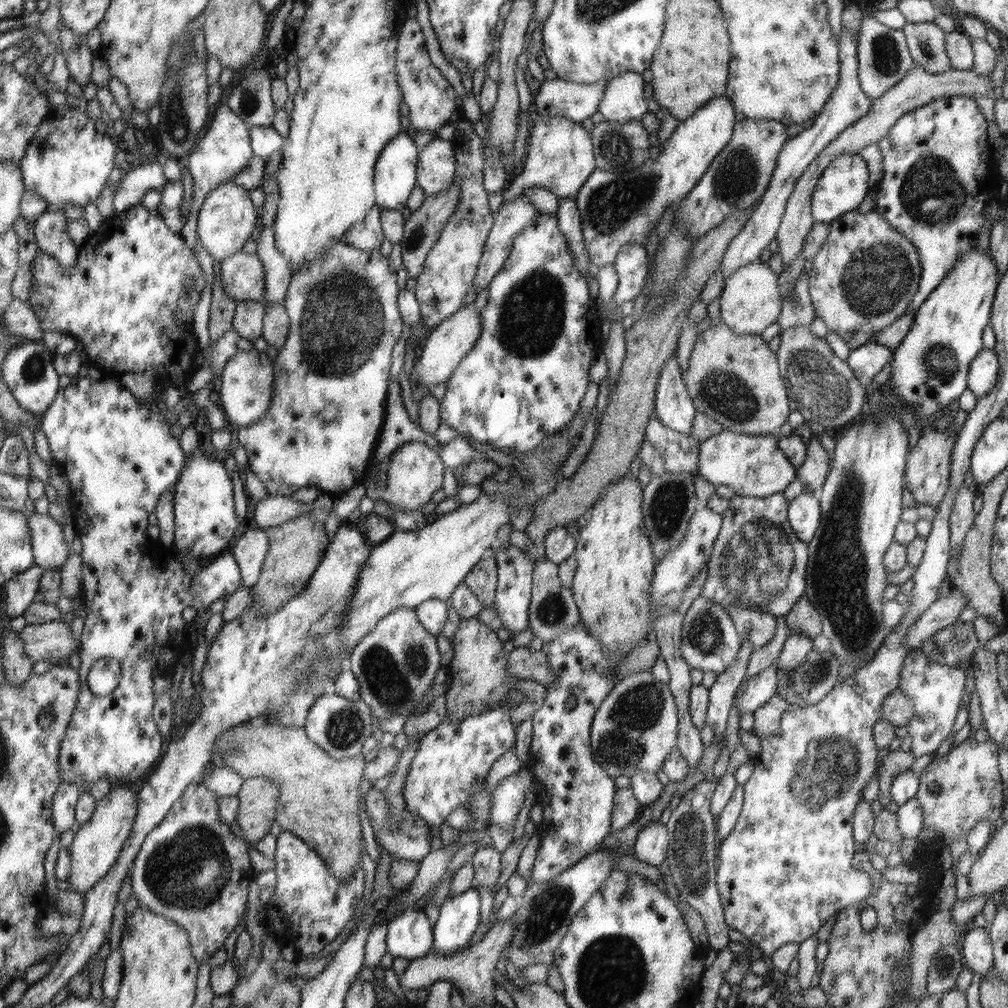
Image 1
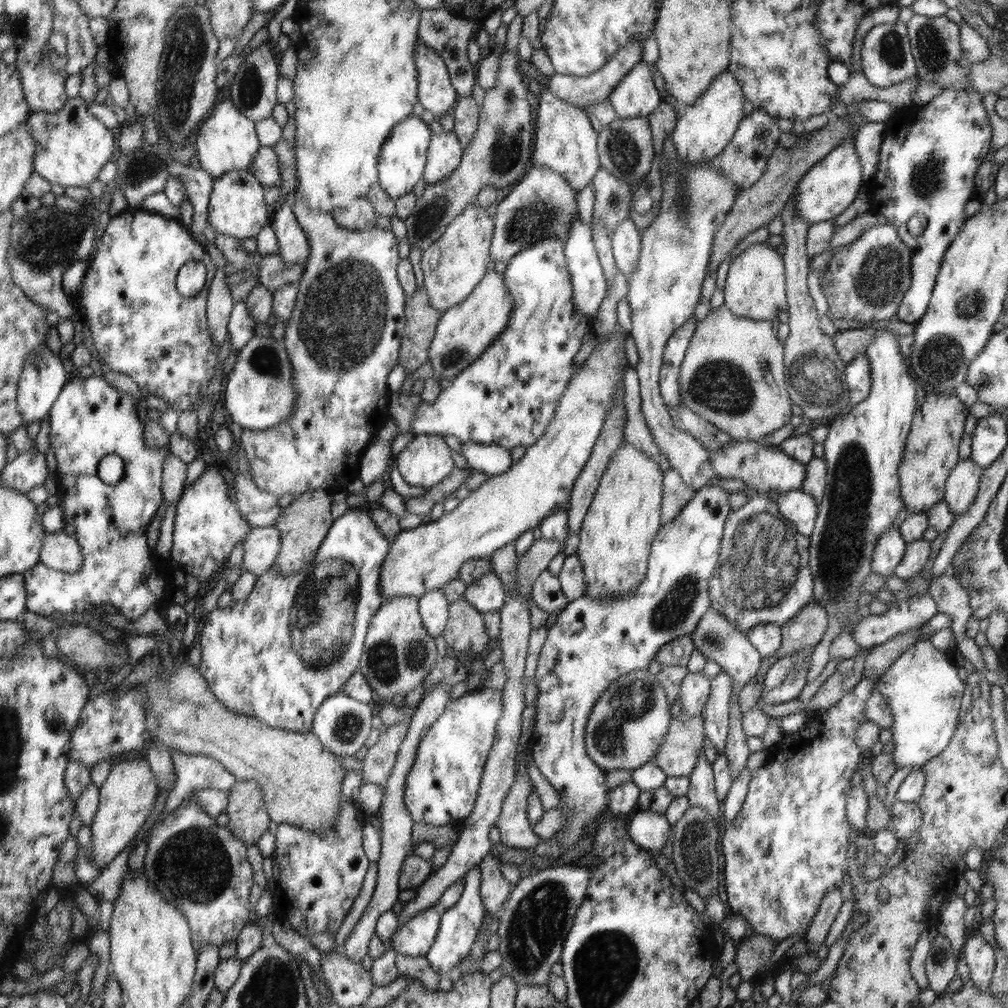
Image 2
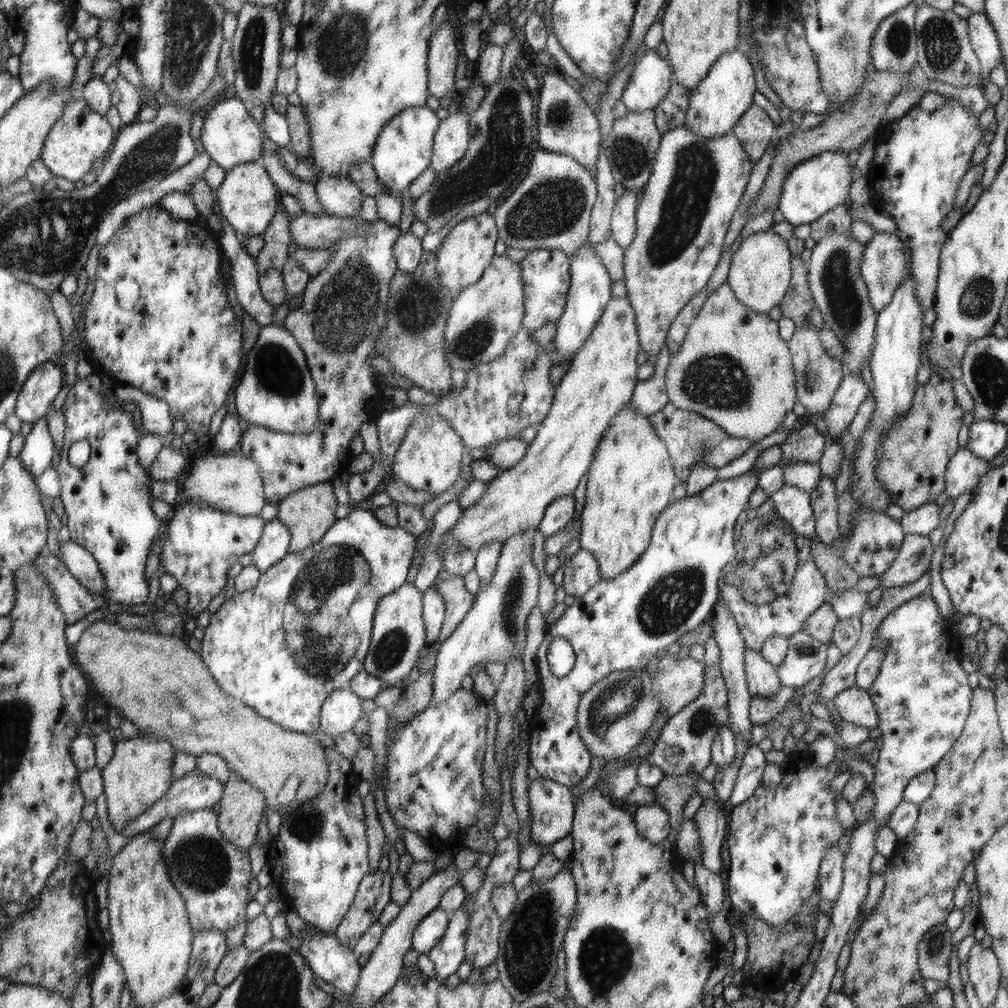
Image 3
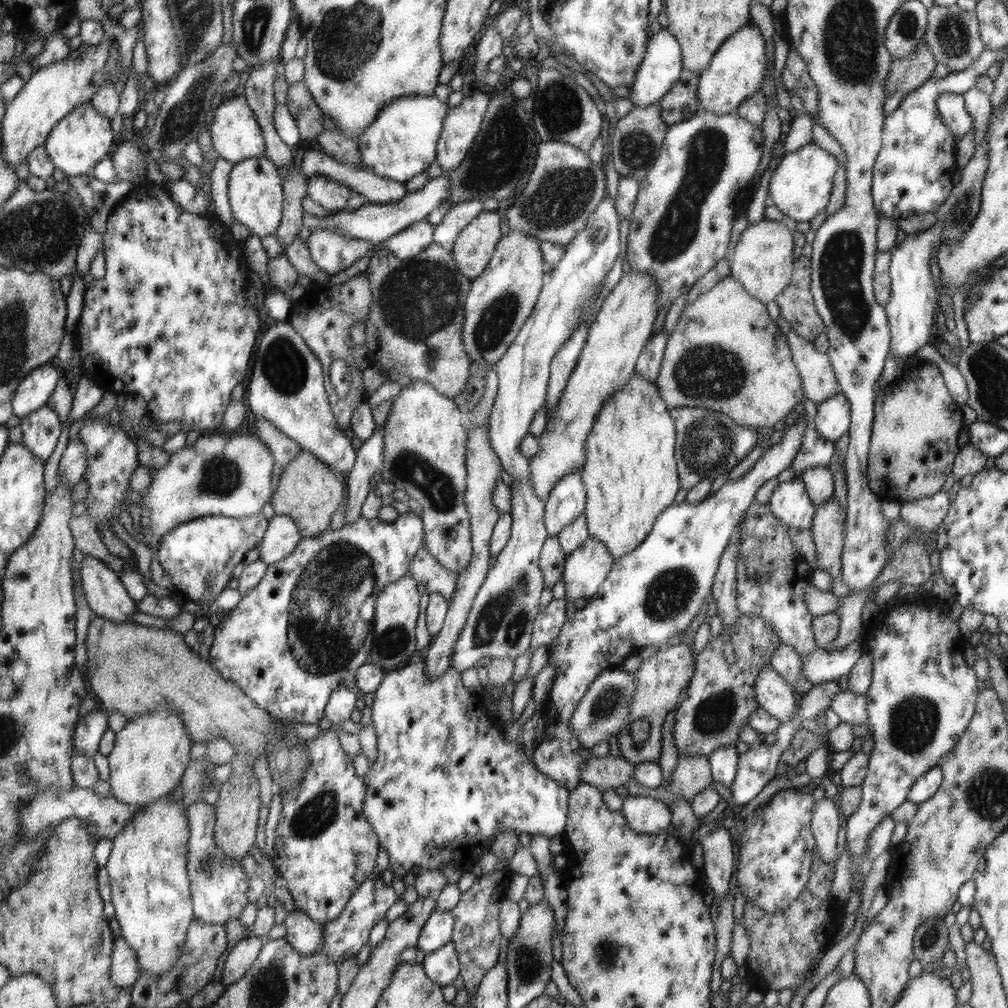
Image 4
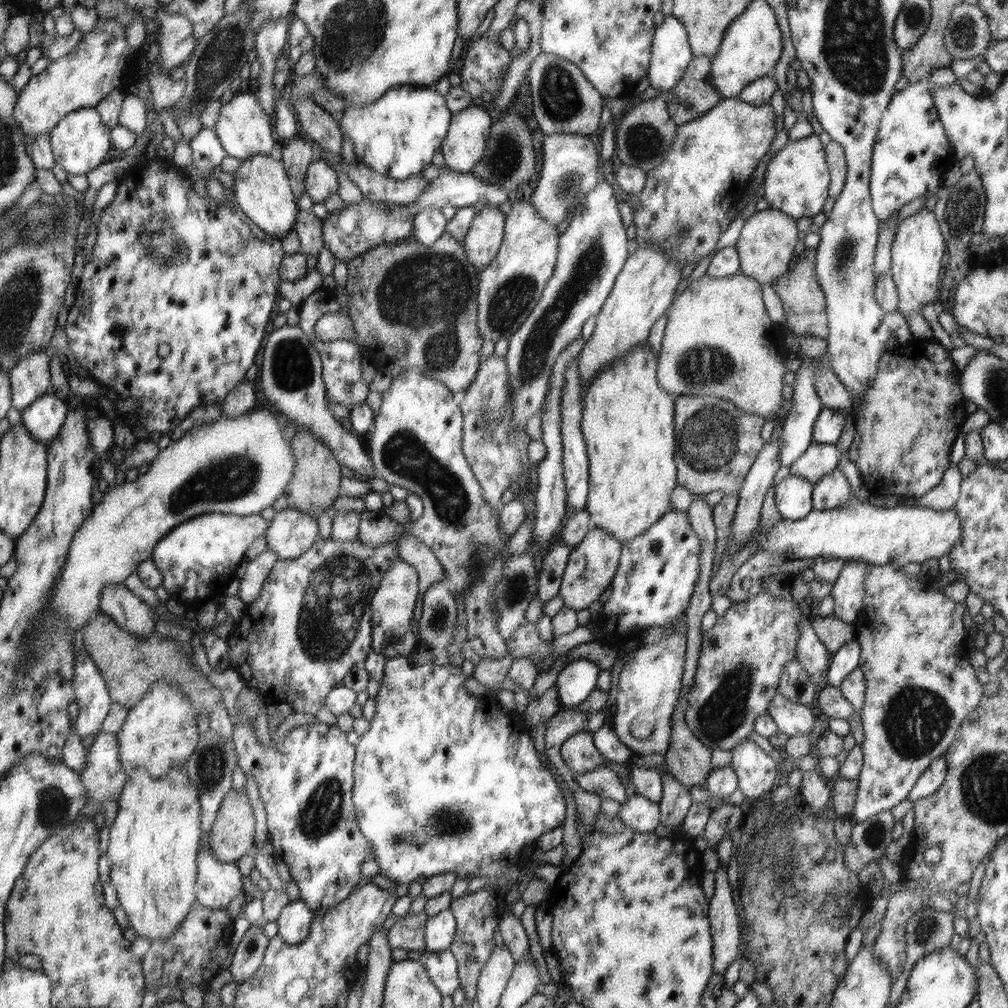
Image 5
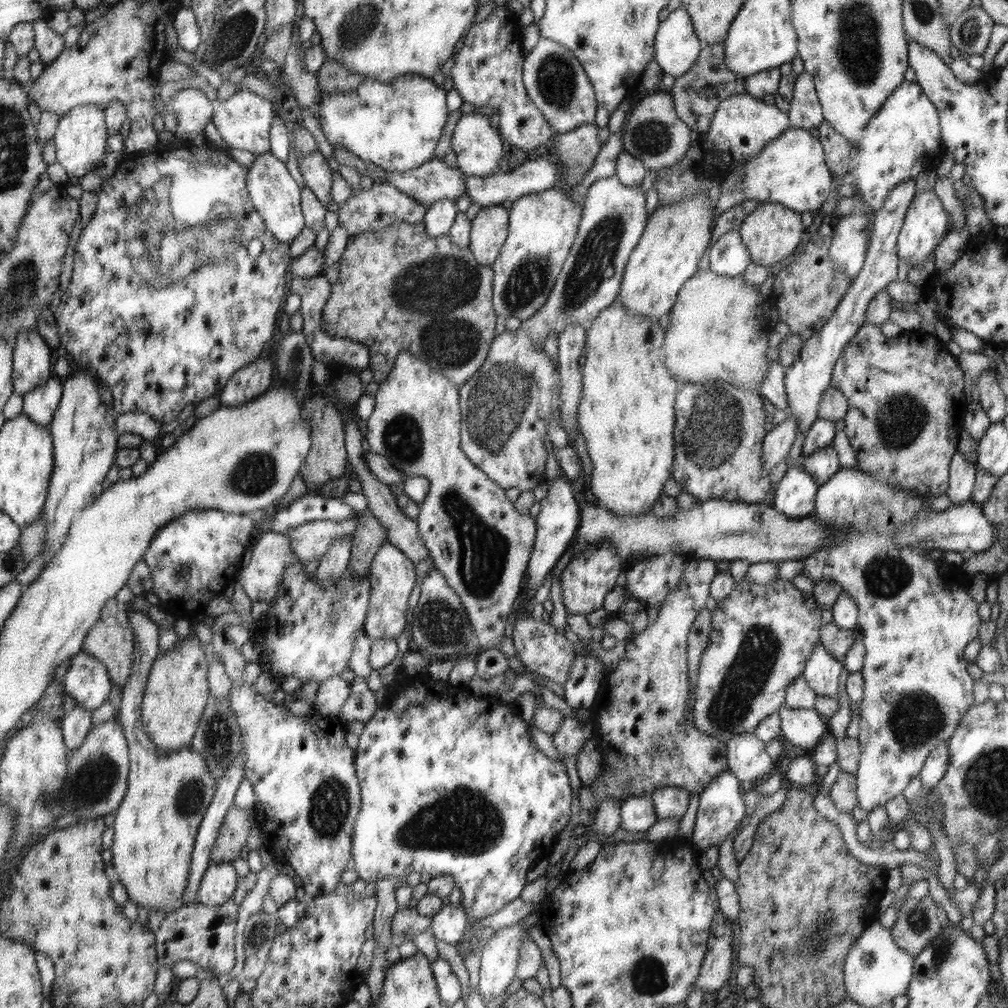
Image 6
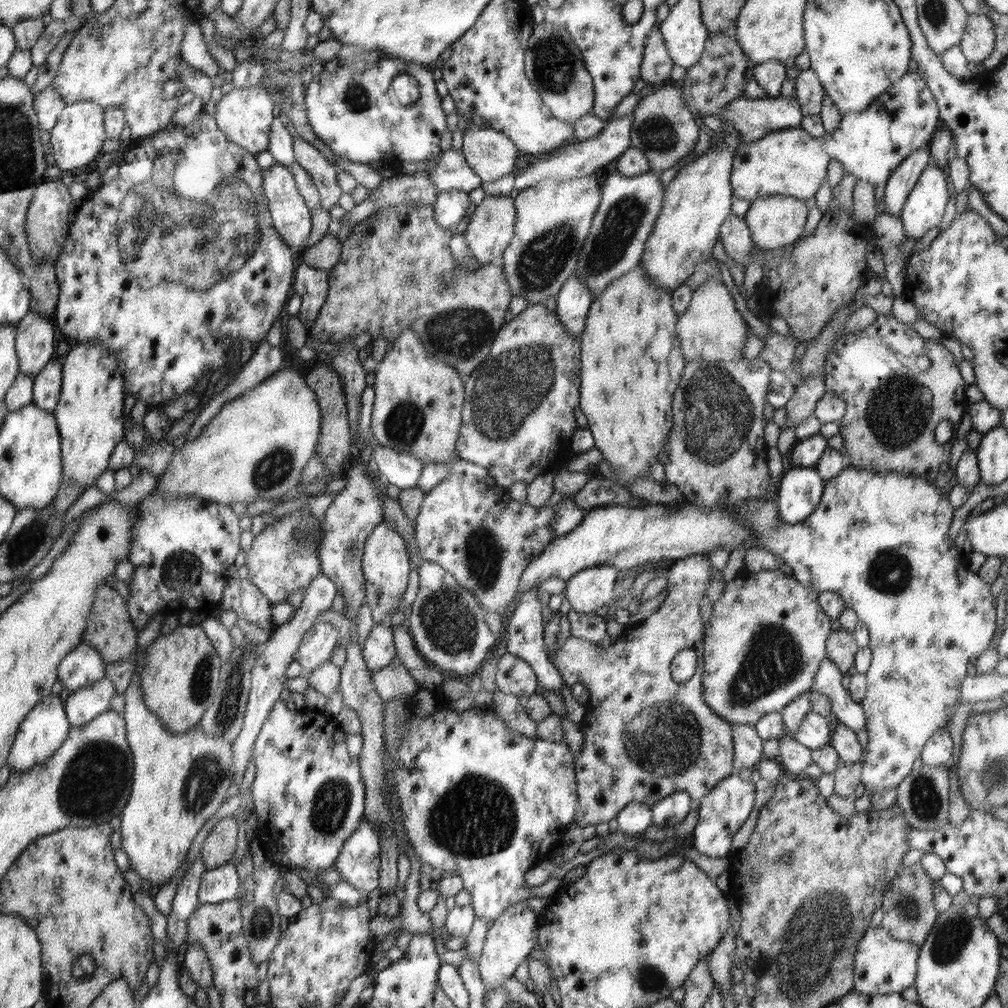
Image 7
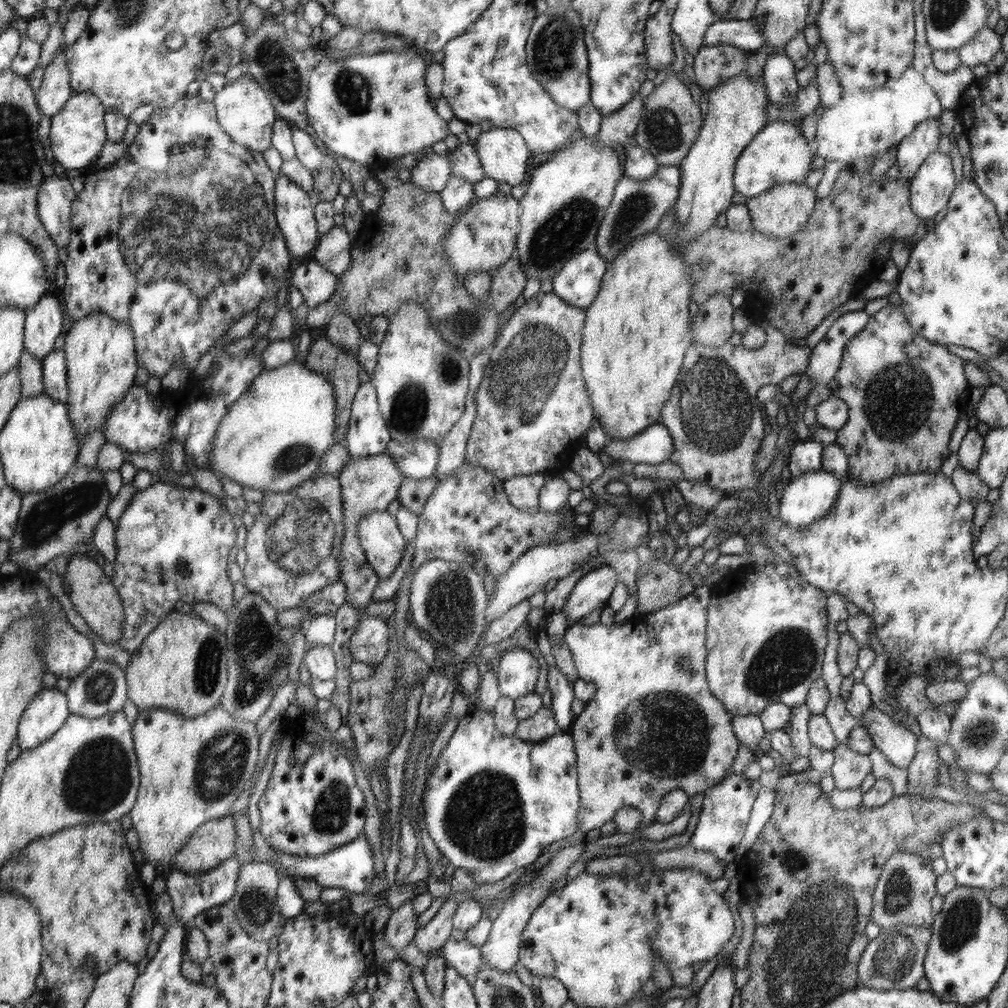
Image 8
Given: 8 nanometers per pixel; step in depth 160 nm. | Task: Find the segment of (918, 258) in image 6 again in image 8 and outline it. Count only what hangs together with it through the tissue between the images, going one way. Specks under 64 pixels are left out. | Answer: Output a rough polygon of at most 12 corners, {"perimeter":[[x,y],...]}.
{"perimeter":[[933,152],[909,180],[920,218],[945,210],[956,186],[950,156]]}

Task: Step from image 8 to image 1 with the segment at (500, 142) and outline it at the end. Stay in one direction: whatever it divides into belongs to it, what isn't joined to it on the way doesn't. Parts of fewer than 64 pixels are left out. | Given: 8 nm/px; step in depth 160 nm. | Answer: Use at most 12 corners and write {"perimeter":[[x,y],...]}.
{"perimeter":[[440,136],[418,156],[425,198],[454,183],[454,145]]}

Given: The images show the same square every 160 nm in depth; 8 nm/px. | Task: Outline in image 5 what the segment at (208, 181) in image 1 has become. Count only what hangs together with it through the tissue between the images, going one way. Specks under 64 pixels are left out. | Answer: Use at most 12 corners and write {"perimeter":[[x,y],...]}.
{"perimeter":[[257,96],[222,105],[214,132],[242,161],[276,154],[273,118]]}

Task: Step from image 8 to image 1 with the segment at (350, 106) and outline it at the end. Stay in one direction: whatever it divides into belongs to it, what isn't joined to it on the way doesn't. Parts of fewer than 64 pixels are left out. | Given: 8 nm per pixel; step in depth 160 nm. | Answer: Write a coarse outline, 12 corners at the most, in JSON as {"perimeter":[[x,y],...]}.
{"perimeter":[[398,133],[378,163],[378,207],[404,208],[418,148]]}

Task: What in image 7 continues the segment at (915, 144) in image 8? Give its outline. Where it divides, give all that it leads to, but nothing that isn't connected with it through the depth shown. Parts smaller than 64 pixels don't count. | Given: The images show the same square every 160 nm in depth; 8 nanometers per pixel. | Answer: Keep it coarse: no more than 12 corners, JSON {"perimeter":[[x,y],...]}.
{"perimeter":[[915,150],[883,188],[885,212],[898,218],[930,162]]}

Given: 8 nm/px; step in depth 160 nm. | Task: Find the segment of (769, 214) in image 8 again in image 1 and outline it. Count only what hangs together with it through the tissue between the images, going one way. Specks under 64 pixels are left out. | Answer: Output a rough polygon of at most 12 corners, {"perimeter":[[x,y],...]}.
{"perimeter":[[761,258],[725,281],[721,320],[737,336],[780,318],[778,276]]}

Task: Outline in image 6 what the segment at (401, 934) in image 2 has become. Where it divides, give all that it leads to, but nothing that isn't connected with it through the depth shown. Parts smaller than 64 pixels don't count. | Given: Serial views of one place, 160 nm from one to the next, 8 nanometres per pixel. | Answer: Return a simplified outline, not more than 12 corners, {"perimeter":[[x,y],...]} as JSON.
{"perimeter":[[450,903],[431,916],[430,933],[456,946],[467,931],[462,904]]}

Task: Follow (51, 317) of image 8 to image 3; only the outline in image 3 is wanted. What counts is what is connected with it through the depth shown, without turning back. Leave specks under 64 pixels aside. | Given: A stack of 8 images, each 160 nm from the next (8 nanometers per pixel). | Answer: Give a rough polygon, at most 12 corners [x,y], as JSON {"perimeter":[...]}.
{"perimeter":[[52,361],[25,380],[14,414],[44,418],[64,374]]}

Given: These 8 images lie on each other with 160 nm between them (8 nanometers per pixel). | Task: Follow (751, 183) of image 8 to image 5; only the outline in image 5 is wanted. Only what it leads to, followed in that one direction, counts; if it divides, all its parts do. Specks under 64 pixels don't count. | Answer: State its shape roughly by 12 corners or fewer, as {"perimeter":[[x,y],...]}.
{"perimeter":[[818,135],[768,161],[763,198],[794,220],[823,212],[832,171]]}

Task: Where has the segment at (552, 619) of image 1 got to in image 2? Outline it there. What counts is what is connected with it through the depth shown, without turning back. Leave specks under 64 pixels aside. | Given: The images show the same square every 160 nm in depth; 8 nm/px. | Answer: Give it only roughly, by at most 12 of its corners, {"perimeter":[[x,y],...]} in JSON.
{"perimeter":[[543,570],[531,585],[536,606],[551,619],[569,604],[558,577]]}

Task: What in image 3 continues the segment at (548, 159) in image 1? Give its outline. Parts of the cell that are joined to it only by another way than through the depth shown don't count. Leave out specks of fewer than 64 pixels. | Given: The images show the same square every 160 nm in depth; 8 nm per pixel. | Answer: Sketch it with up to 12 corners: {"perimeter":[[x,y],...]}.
{"perimeter":[[550,72],[538,87],[538,142],[592,168],[596,114]]}

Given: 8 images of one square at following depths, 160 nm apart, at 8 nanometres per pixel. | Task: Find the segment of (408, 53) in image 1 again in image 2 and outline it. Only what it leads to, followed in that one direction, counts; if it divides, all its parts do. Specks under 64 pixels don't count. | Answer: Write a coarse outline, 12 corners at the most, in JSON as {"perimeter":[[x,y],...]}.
{"perimeter":[[417,46],[417,101],[439,120],[458,98],[441,54]]}

